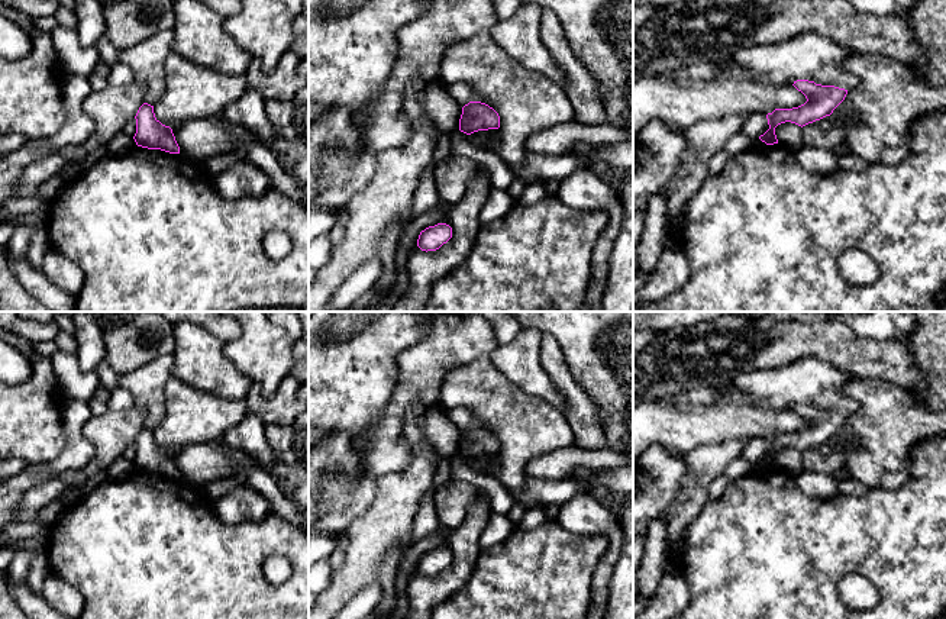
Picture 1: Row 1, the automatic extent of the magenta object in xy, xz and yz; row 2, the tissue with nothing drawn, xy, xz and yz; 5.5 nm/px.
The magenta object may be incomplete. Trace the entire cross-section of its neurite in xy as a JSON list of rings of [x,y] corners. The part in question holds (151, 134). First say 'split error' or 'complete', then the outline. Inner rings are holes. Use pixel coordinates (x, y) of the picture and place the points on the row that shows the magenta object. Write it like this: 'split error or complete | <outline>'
complete | [[[143,103],[136,116],[136,133],[133,136],[138,146],[161,149],[169,154],[180,154],[172,129],[162,125],[154,113],[154,106]]]

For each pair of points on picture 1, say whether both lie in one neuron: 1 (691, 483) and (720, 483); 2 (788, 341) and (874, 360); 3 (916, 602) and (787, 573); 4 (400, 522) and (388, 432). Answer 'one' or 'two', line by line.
1: two
2: one
3: one
4: two

